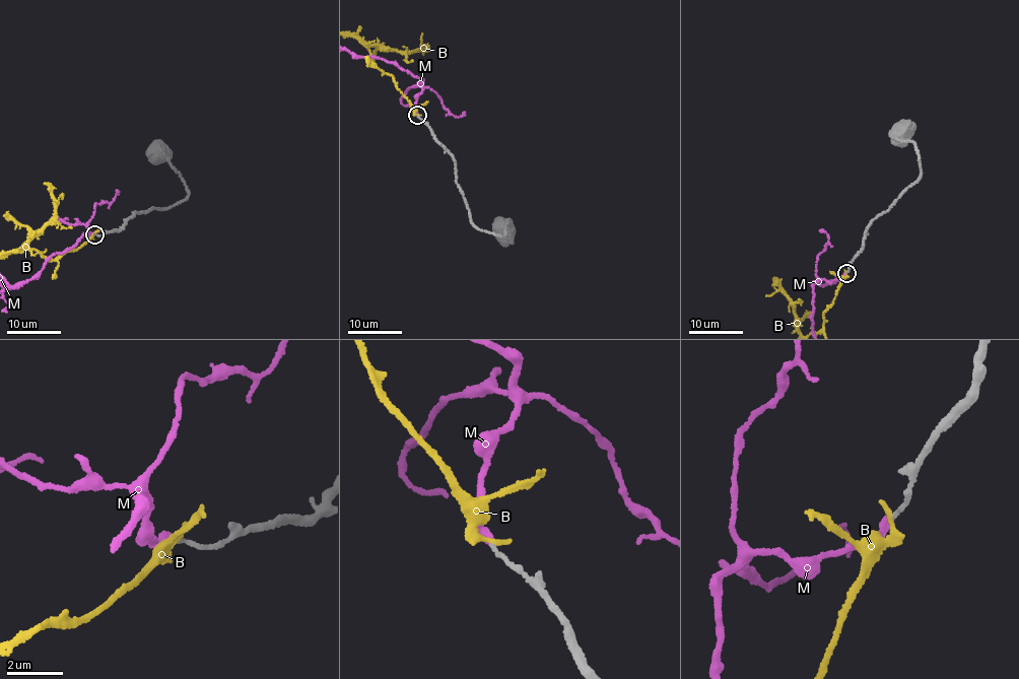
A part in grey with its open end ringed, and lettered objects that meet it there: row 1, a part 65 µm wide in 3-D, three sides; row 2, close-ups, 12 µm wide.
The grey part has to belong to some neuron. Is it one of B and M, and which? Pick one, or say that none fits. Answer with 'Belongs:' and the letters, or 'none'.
Belongs: M

